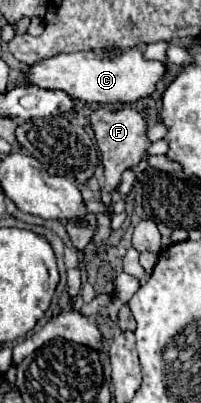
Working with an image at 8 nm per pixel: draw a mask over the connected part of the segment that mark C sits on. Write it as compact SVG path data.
M138 48L124 50L120 56L102 52L76 52L58 54L52 58L38 60L26 72L26 82L44 90L62 90L74 100L88 104L114 104L114 102L136 102L154 92L156 82L164 76L164 64L156 60L144 60Z

